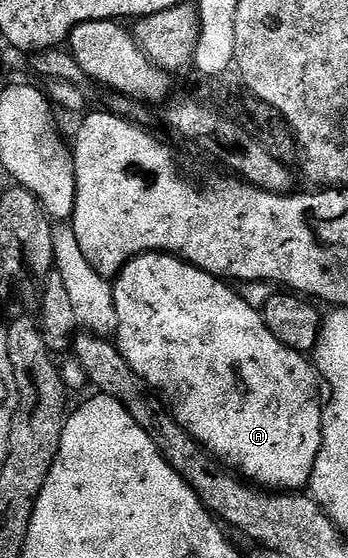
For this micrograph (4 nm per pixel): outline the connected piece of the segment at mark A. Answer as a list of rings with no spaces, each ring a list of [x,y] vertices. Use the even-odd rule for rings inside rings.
[[[140,253],[124,267],[118,277],[114,278],[113,288],[117,311],[114,344],[126,359],[127,365],[133,367],[133,371],[147,382],[148,389],[157,394],[158,400],[165,406],[171,418],[192,439],[198,441],[212,457],[226,463],[232,470],[238,471],[248,482],[271,491],[302,490],[310,482],[313,467],[317,463],[317,455],[323,446],[321,378],[314,364],[304,354],[285,347],[285,343],[281,343],[281,339],[277,339],[277,335],[273,335],[273,331],[265,327],[262,312],[256,306],[254,309],[241,294],[234,293],[231,290],[234,288],[228,282],[201,271],[188,261],[182,261],[180,257],[172,257],[170,253]]]

